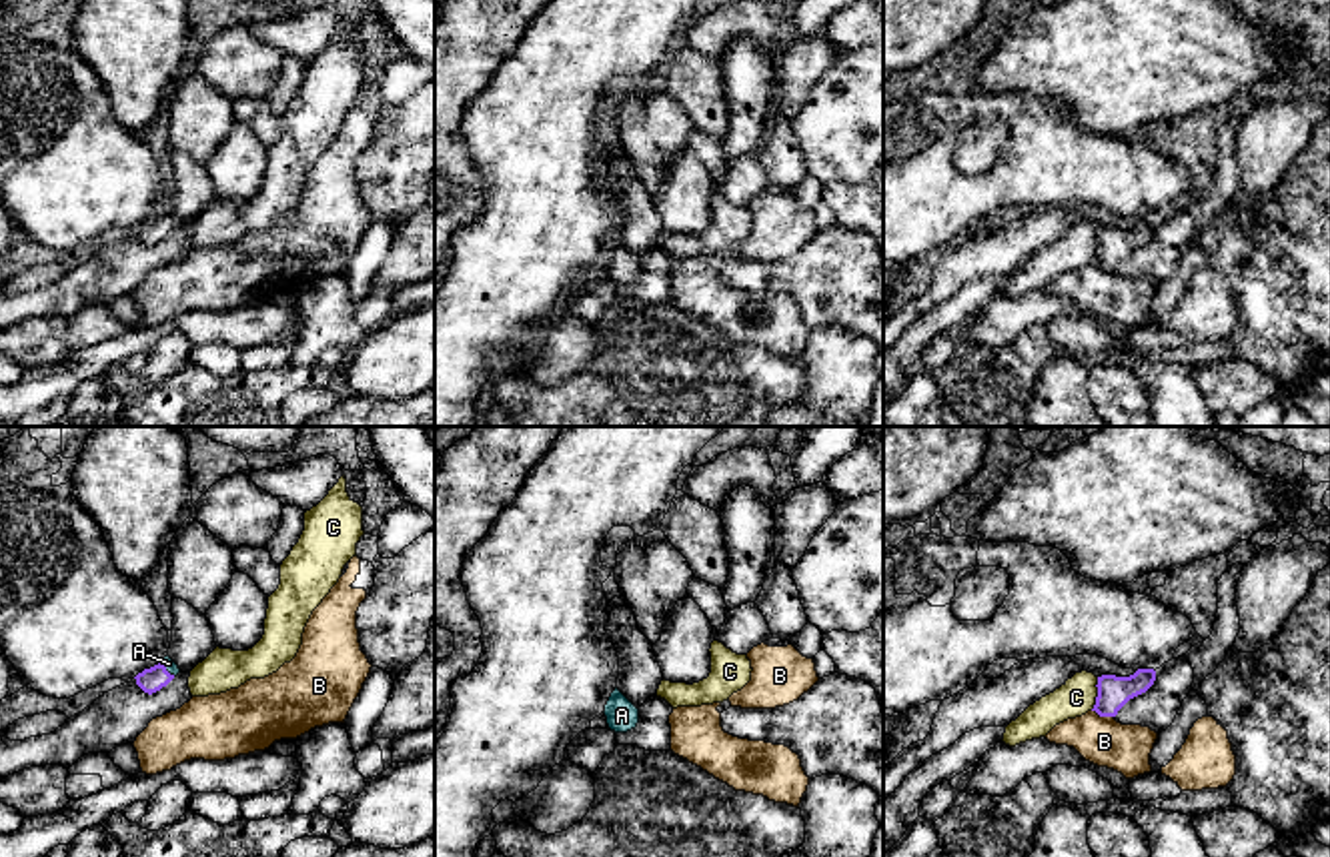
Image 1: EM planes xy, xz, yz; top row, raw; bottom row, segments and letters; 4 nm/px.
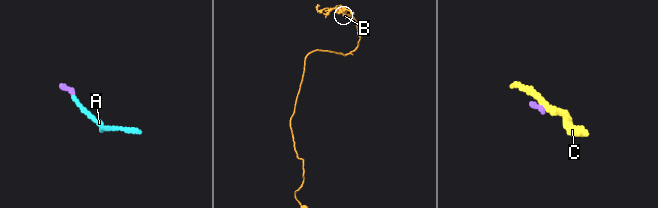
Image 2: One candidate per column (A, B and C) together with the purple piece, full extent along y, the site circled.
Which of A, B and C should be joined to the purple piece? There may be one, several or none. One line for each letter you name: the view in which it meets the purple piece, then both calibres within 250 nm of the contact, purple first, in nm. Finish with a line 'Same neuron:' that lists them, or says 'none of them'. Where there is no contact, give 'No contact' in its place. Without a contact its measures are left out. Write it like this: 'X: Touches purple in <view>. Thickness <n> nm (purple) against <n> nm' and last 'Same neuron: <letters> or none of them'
A: Touches purple in xy. Thickness 100 nm (purple) against 50 nm
Same neuron: A

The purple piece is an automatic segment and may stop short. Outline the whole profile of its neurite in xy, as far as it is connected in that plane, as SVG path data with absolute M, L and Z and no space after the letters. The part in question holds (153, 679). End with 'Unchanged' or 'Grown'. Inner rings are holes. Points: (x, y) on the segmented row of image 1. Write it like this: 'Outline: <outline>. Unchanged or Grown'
Outline: M166 655L158 665L144 669L134 679L144 693L152 695L166 687L178 673L178 665Z. Grown

